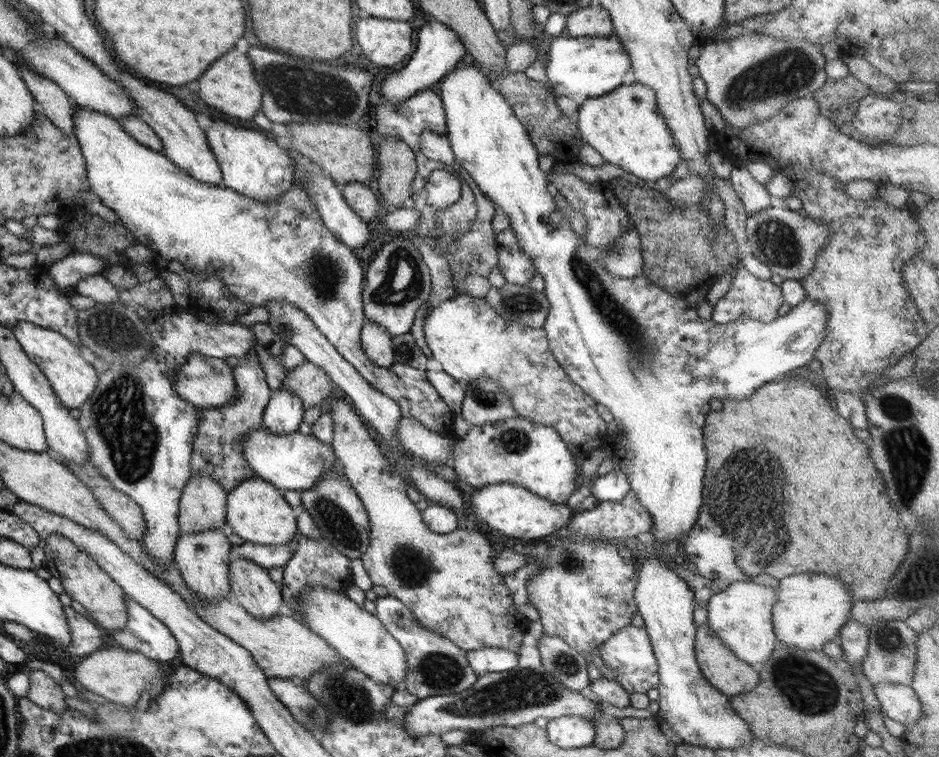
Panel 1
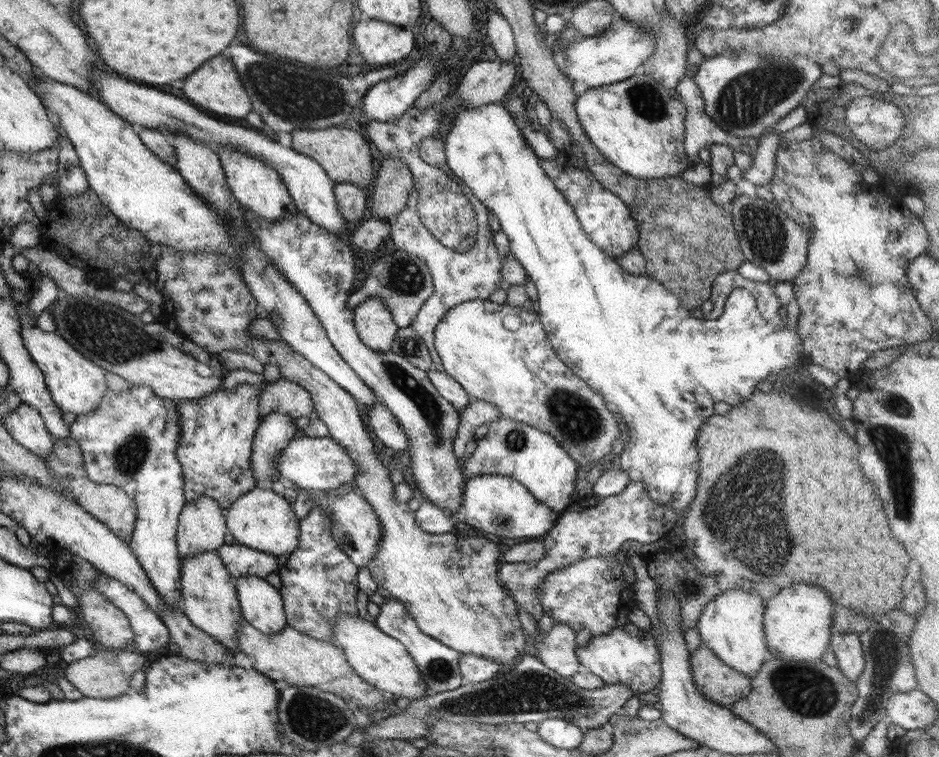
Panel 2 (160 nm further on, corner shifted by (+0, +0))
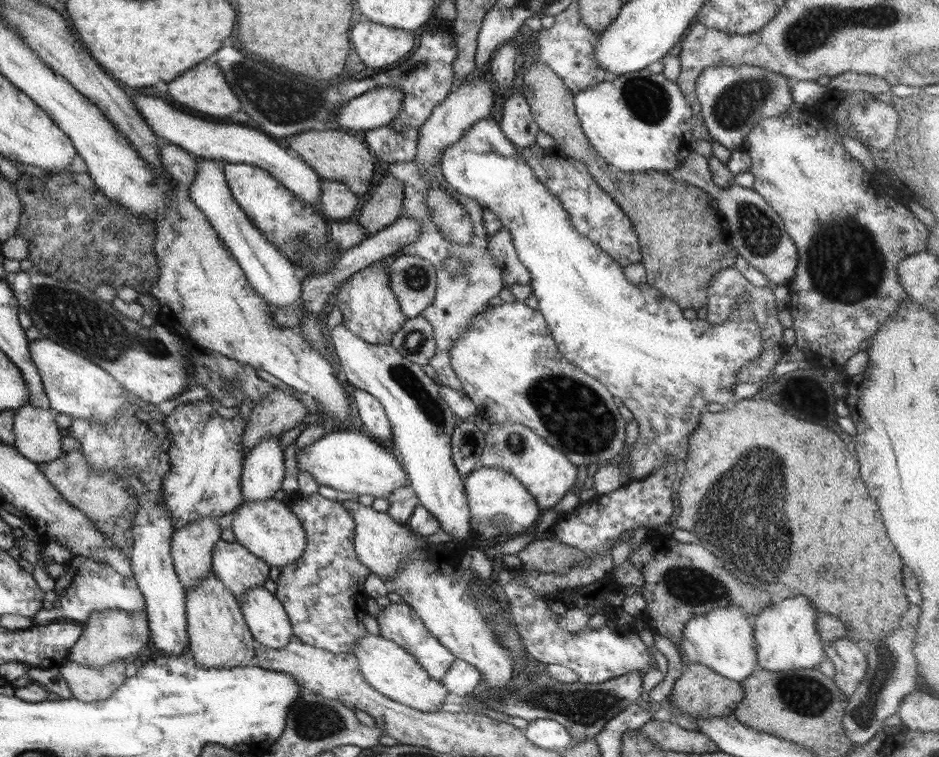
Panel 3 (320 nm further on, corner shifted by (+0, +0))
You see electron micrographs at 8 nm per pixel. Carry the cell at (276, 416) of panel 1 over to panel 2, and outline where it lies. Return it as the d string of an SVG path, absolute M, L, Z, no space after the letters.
M274 412L272 415L268 415L264 421L260 422L253 438L251 452L251 469L258 489L265 489L270 487L274 481L281 480L280 471L277 467L280 455L283 448L286 448L288 443L295 438L294 434L296 434L298 429L296 420L286 413Z

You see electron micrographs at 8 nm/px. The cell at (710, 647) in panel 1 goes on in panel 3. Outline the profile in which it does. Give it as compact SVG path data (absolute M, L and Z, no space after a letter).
M695 662L684 666L668 699L671 700L671 706L690 714L692 718L707 718L708 716L732 715L744 695L745 689L741 687L741 682L724 678L717 672L709 670L707 666Z

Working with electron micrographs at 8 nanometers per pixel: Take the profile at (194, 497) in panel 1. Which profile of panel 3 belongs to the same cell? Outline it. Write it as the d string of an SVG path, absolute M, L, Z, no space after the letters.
M207 516L174 531L171 538L173 565L187 591L198 586L211 572L212 551L223 528L216 517Z

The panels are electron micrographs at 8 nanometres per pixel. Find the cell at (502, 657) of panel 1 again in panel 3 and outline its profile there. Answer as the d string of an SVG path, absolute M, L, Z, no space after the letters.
M455 658L440 681L452 694L468 696L480 684L481 674L465 660Z

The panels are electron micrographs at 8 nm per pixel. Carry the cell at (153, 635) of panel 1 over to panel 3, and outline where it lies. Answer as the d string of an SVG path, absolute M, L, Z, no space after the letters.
M75 555L74 558L67 560L66 571L64 576L55 579L53 591L60 602L60 610L64 612L63 618L69 622L86 624L89 615L98 610L145 612L145 598L137 587L137 582L112 568L106 561L95 561L92 557Z

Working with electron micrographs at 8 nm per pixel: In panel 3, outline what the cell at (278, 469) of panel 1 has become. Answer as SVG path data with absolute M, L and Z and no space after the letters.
M330 428L326 435L296 451L296 454L300 472L312 475L319 486L359 496L370 495L376 499L388 497L408 484L407 472L390 447L365 433Z

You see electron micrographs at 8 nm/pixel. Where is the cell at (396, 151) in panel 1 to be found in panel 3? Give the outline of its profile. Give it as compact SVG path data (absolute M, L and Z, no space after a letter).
M389 173L371 189L368 201L362 206L356 222L368 237L390 226L402 214L404 183Z

